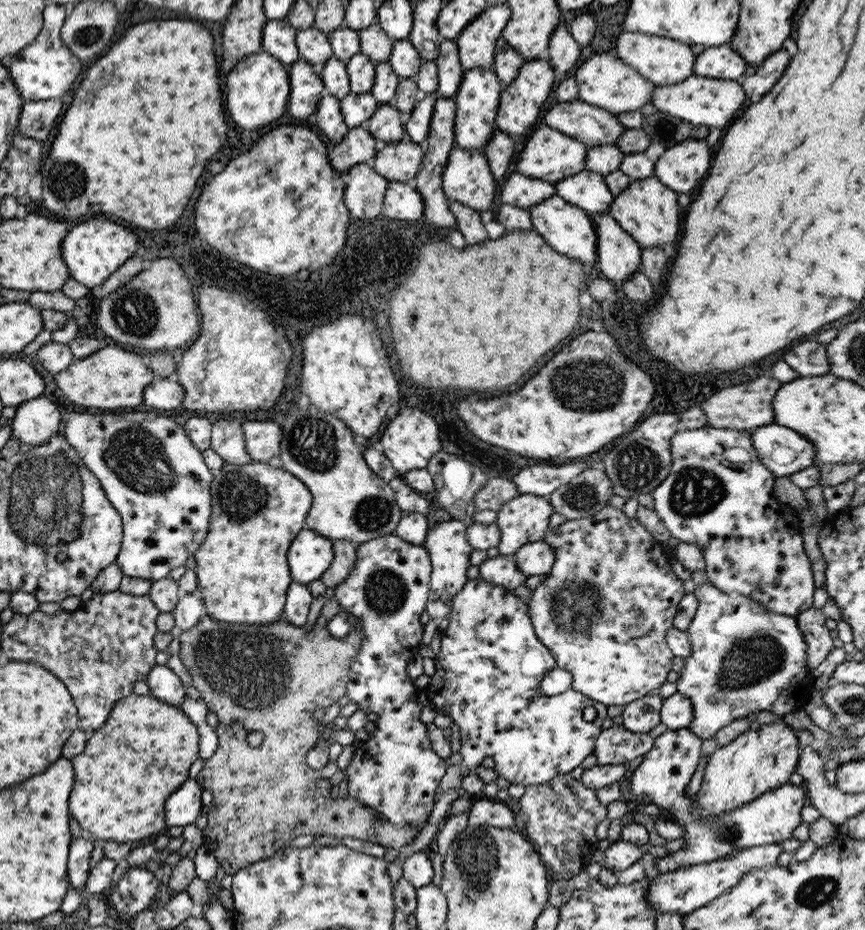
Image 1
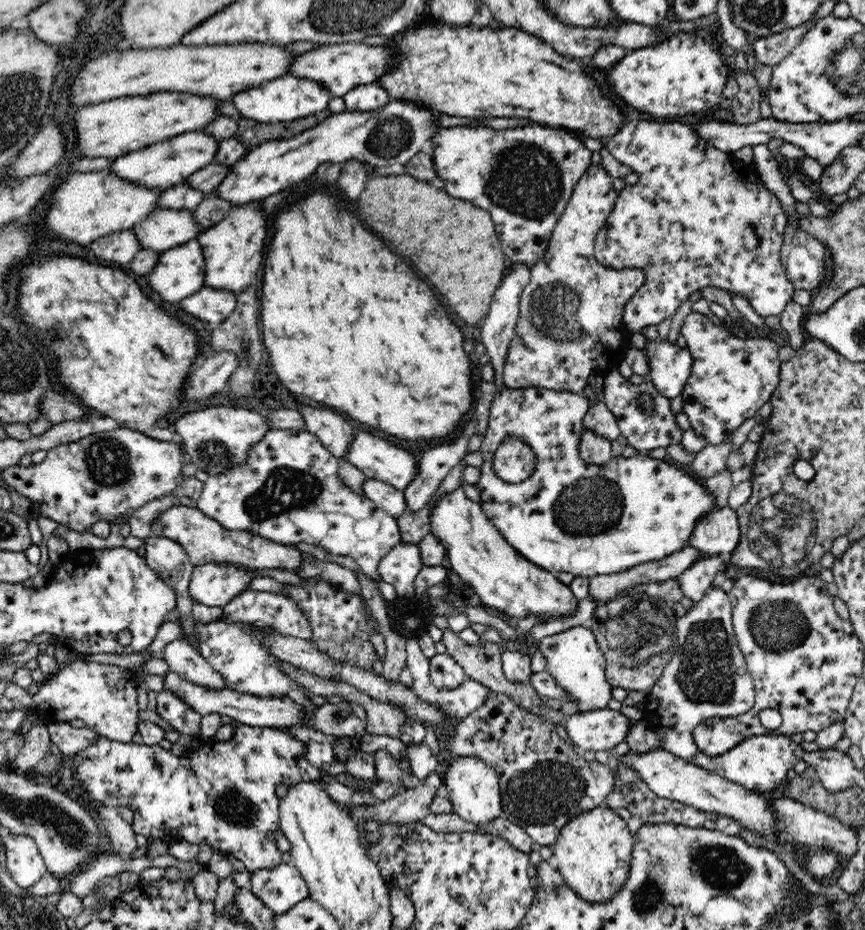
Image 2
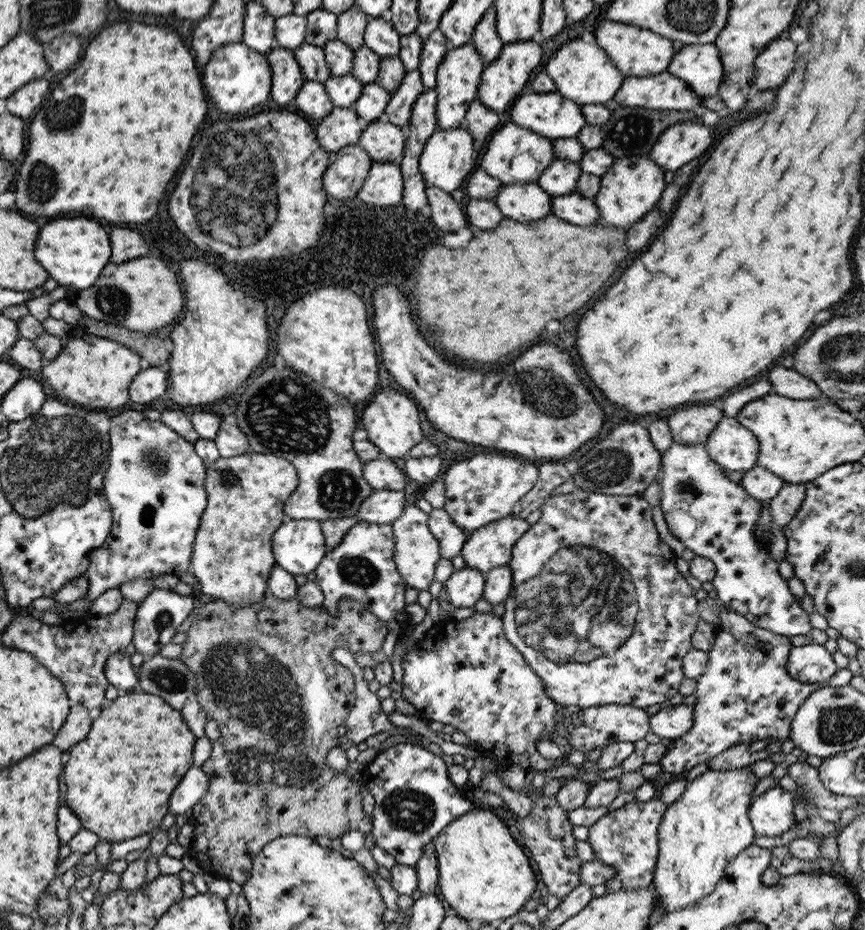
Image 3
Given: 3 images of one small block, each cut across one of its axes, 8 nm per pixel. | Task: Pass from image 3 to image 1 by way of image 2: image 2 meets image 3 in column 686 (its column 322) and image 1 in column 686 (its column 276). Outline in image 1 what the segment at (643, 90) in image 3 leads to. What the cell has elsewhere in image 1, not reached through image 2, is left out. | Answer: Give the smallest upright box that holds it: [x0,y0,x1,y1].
[651,75,747,129]

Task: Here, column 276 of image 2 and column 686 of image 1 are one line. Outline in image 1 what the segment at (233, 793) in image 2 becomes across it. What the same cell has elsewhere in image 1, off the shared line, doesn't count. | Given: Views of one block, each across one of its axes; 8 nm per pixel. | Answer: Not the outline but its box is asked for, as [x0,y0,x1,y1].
[630,730,807,873]

